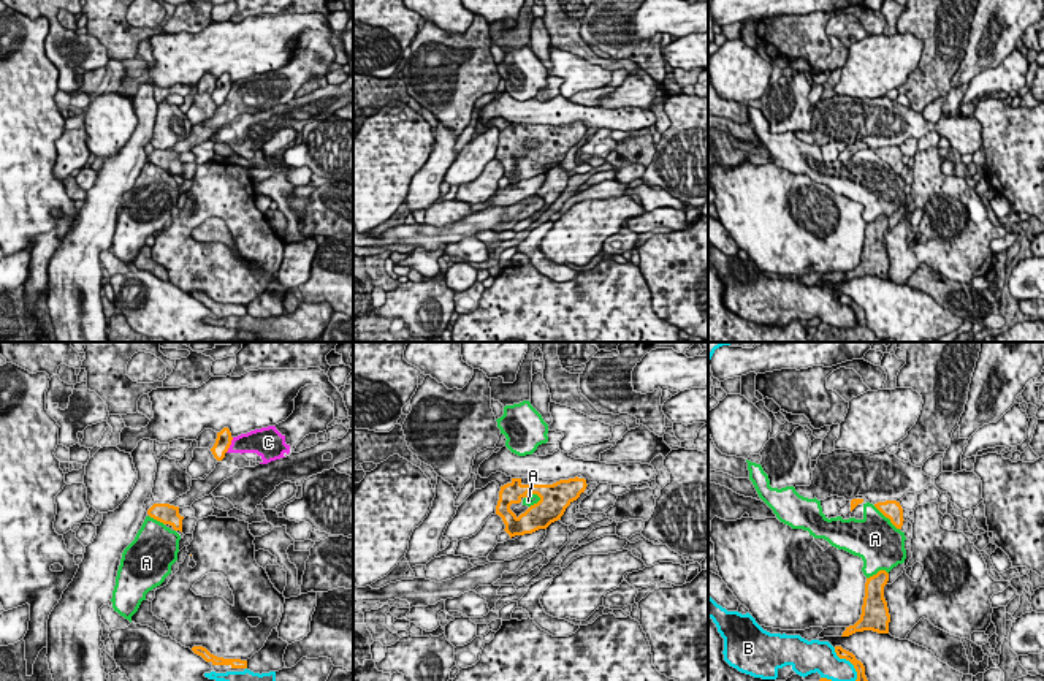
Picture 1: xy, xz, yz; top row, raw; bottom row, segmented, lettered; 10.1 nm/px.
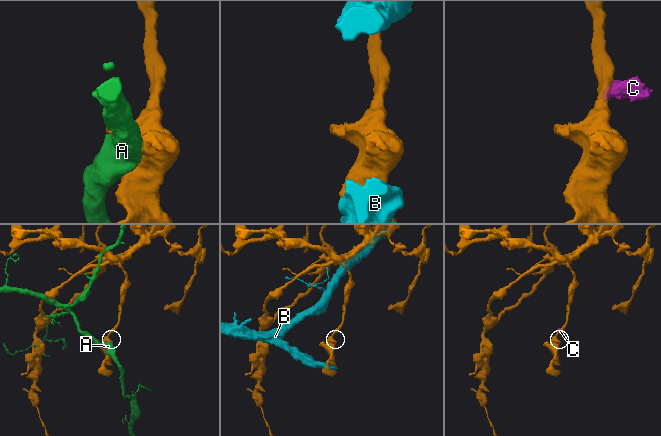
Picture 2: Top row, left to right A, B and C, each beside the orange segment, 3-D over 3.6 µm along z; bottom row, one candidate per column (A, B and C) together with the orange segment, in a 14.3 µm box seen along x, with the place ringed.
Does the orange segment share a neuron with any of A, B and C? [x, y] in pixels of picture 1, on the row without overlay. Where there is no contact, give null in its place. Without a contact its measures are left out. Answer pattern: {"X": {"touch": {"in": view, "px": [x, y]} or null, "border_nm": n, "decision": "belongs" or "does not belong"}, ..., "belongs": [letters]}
{"A": {"touch": {"in": "yz", "px": [886, 162]}, "border_nm": 360, "decision": "does not belong"}, "B": {"touch": {"in": "yz", "px": [849, 306]}, "border_nm": 420, "decision": "does not belong"}, "C": {"touch": {"in": "xy", "px": [230, 89]}, "border_nm": 180, "decision": "does not belong"}, "belongs": []}

